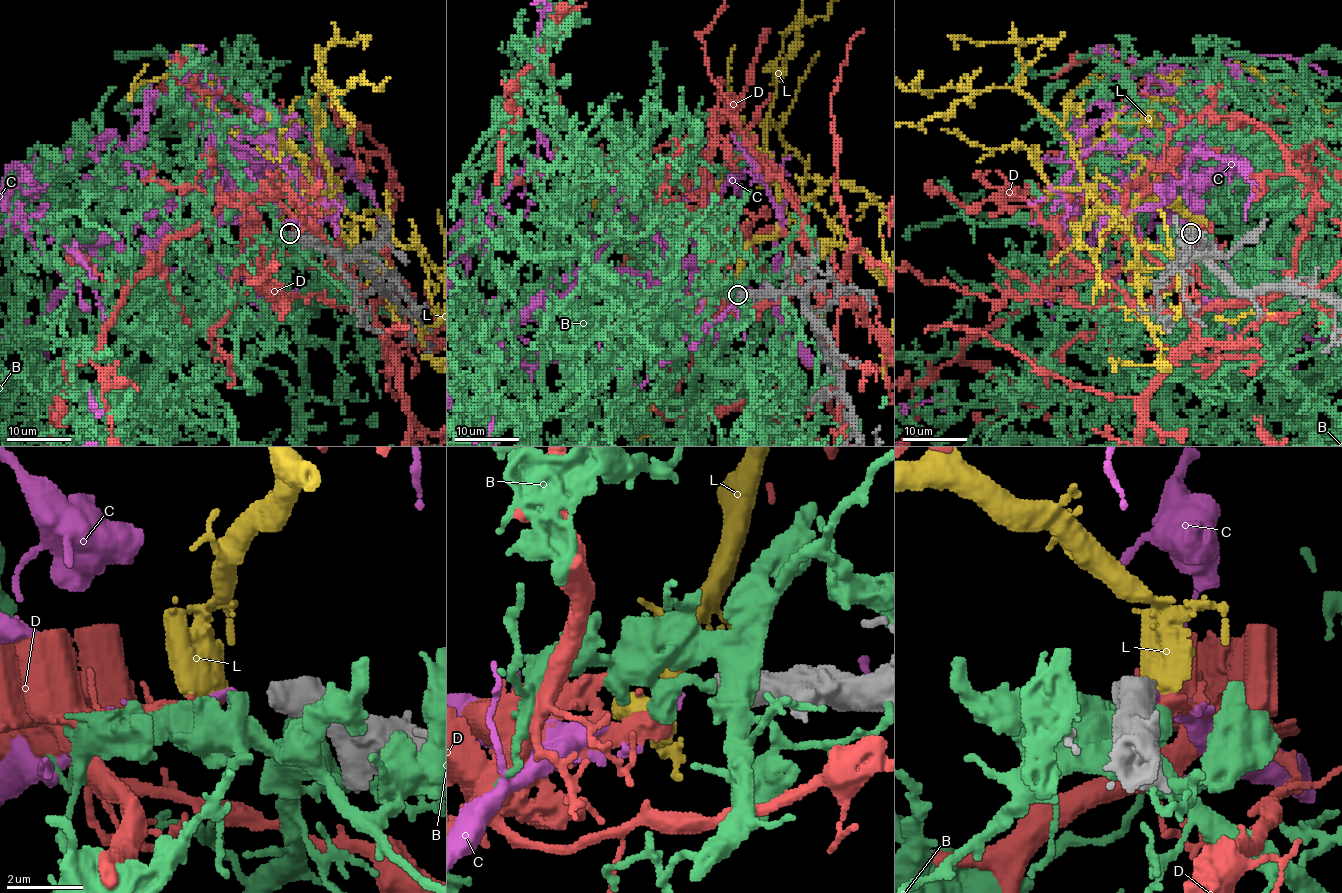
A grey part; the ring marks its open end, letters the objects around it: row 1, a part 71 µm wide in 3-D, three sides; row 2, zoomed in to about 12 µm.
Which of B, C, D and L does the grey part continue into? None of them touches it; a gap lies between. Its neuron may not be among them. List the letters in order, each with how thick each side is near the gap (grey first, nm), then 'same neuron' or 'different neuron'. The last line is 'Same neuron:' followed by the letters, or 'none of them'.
B: 650 nm thick on the grey side, 280 nm on the other; different neuron
C: 650 nm thick on the grey side, 260 nm on the other; same neuron
D: 650 nm thick on the grey side, 480 nm on the other; different neuron
L: 650 nm thick on the grey side, 700 nm on the other; different neuron
Same neuron: C

